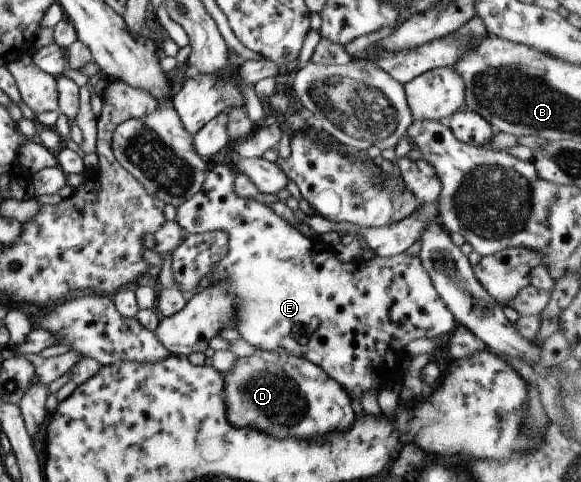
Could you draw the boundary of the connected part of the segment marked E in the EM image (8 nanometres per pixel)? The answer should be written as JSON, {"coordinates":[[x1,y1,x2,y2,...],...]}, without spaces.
{"coordinates":[[218,160,217,165,207,172,201,190,176,208,174,220,188,235,217,230,228,234,227,256,211,268,211,272,203,278,200,289,211,282,225,284,235,302,237,318,233,328,245,342,262,351,306,357,329,378,335,378,352,400,361,400,367,392,380,391,402,379,403,362,408,356,405,346,411,340,435,340,454,331,457,326,455,317,435,290,433,280,423,268,419,256,403,252,391,258,376,255,371,260,360,258,344,263,335,256,333,247,324,241,305,237,275,214,270,205,238,196,233,184,236,175,232,164]]}

